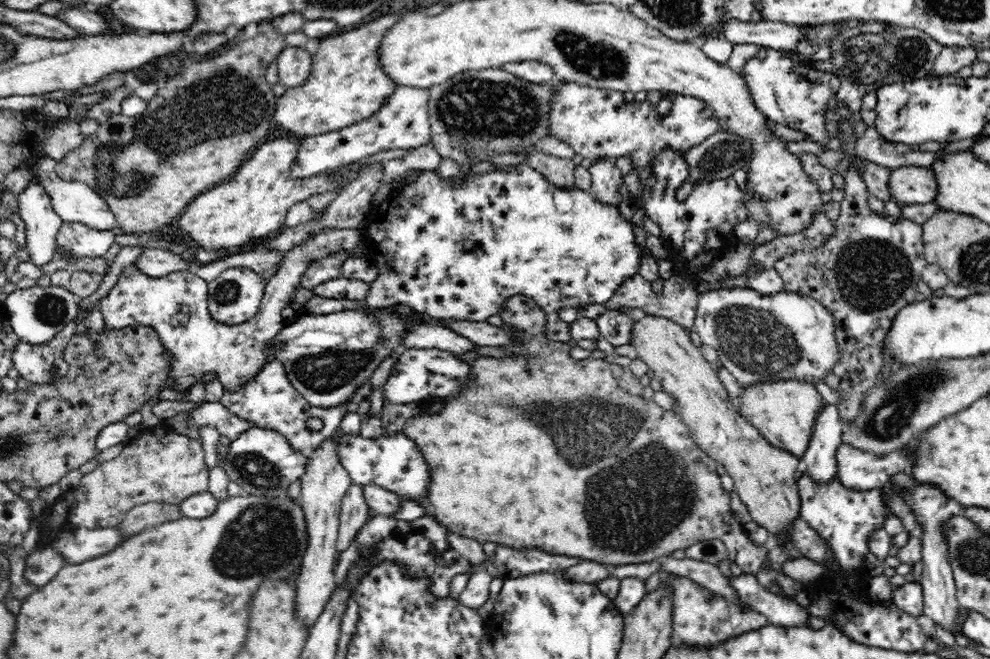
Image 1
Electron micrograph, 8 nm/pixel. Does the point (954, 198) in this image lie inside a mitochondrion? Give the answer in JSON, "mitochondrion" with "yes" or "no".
{"mitochondrion":"no"}

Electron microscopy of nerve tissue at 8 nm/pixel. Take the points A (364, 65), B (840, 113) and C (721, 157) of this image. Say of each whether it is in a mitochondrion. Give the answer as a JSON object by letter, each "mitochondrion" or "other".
{"A":"other","B":"other","C":"mitochondrion"}

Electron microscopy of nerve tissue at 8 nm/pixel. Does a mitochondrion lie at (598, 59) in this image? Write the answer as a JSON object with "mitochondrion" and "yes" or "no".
{"mitochondrion":"yes"}

